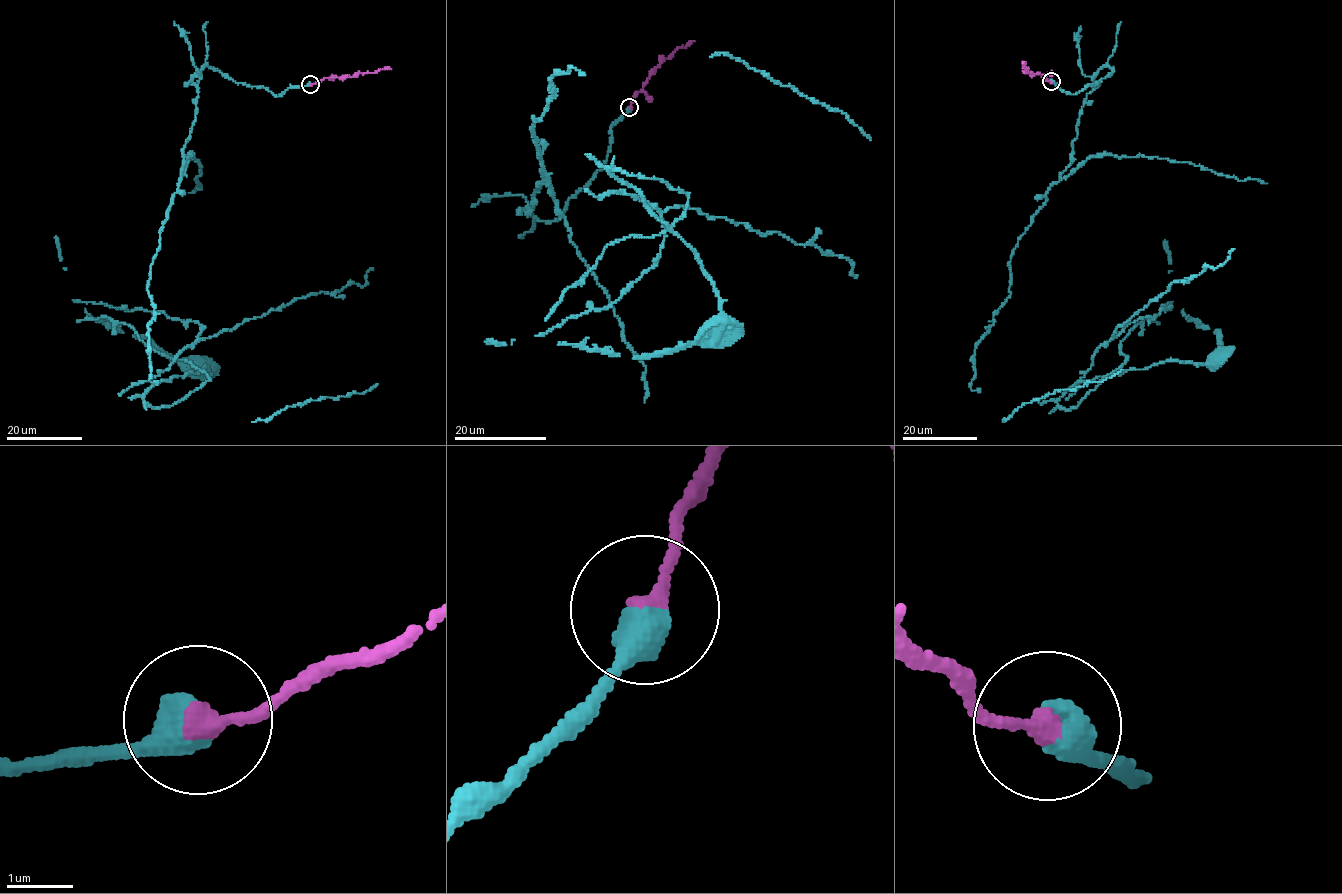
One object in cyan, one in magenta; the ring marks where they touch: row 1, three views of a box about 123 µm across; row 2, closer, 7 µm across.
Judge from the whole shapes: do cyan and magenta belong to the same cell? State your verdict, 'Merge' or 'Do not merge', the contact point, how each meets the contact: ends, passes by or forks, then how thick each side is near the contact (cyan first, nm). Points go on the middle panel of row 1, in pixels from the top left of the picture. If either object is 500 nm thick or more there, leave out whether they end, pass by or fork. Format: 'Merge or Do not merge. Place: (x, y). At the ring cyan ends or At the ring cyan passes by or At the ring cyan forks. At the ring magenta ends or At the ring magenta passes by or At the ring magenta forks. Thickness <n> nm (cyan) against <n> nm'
Merge. Place: (629, 107). Thickness 550 nm (cyan) against 300 nm

